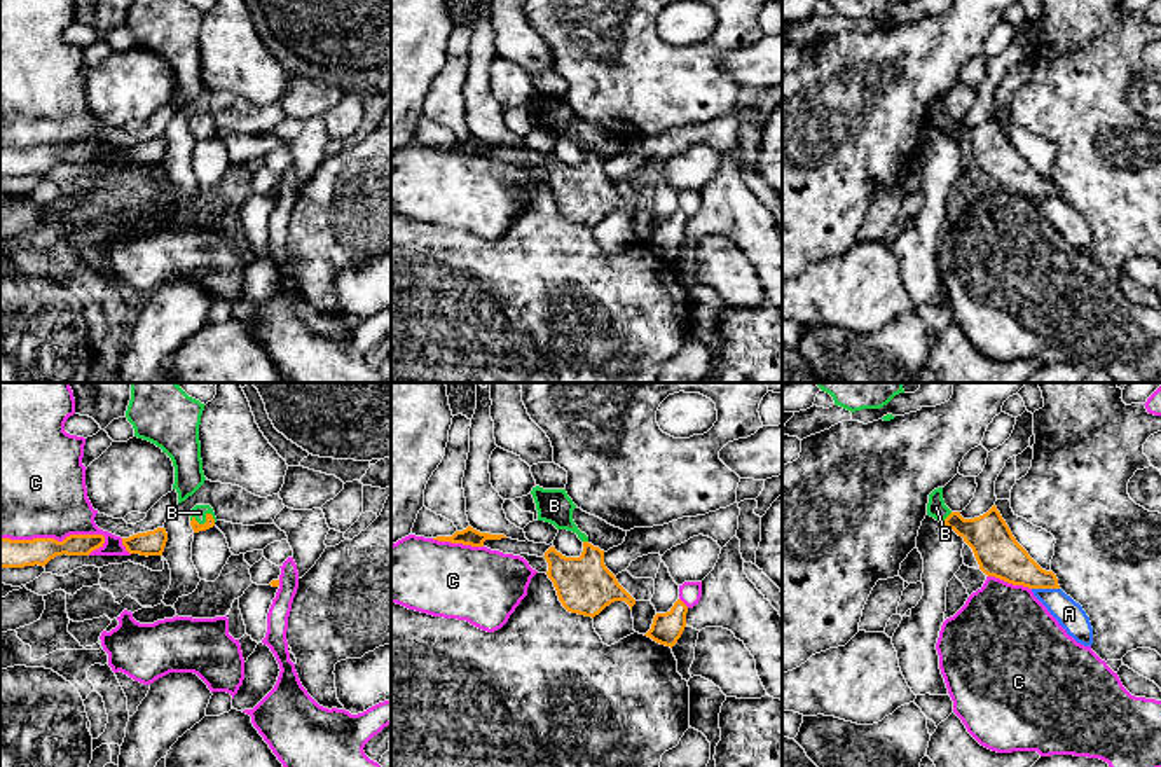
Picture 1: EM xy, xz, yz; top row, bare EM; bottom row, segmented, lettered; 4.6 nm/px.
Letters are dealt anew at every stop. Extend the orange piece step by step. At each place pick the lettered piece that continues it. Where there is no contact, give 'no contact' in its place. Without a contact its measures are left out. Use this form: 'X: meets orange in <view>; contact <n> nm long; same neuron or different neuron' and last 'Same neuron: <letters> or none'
A: meets orange in yz; contact 130 nm long; different neuron
B: meets orange in xy; contact 120 nm long; same neuron
C: meets orange in xy; contact 480 nm long; different neuron
Same neuron: B

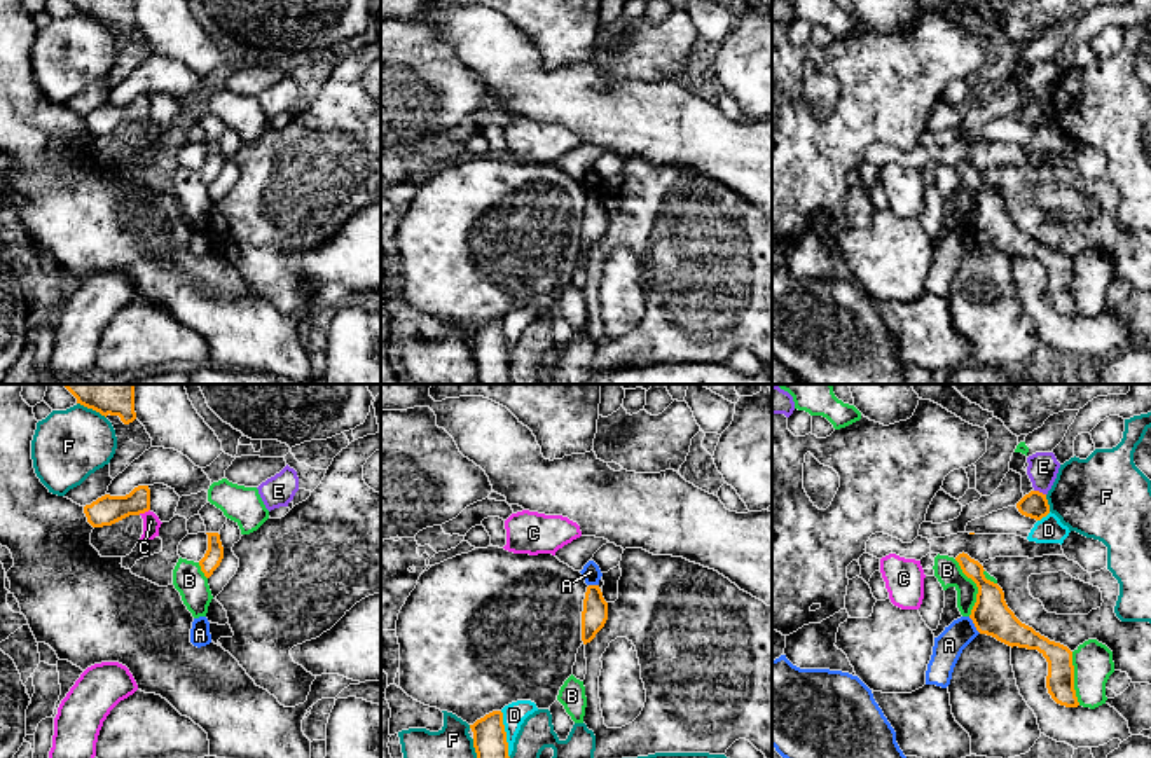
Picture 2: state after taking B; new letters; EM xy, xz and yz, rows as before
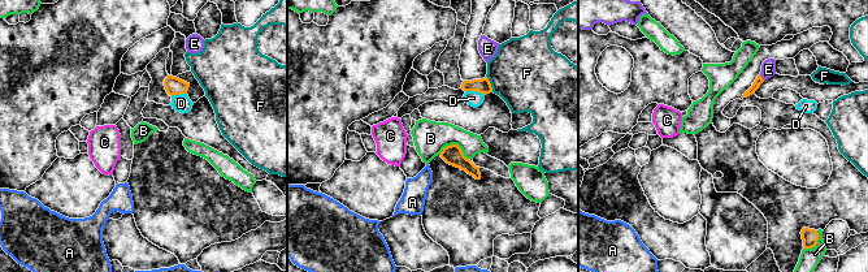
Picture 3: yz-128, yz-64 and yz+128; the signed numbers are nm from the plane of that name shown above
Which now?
A: meets orange in yz; contact 100 nm long; different neuron
B: meets orange in yz; contact 280 nm long; different neuron
C: meets orange in xy; contact 60 nm long; different neuron
D: meets orange in xz; contact 220 nm long; different neuron
E: meets orange in yz; contact 60 nm long; different neuron
F: meets orange in xz; contact 90 nm long; different neuron
Same neuron: none

